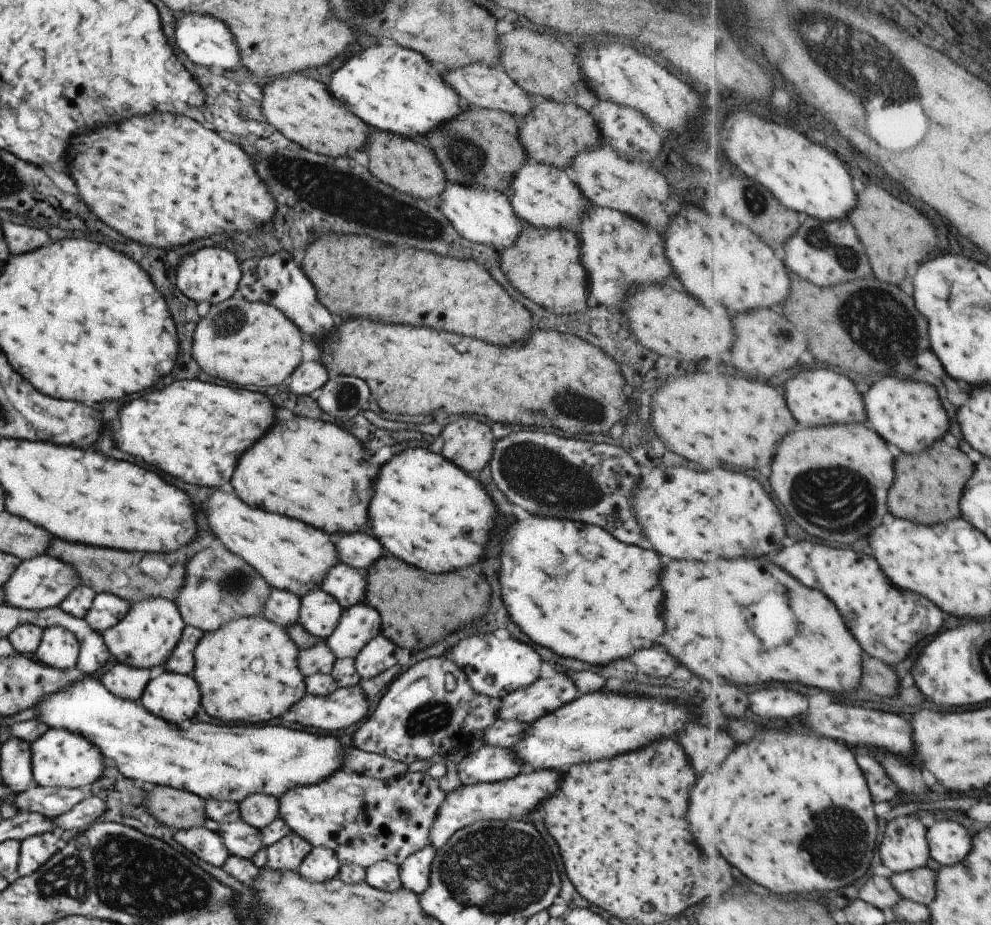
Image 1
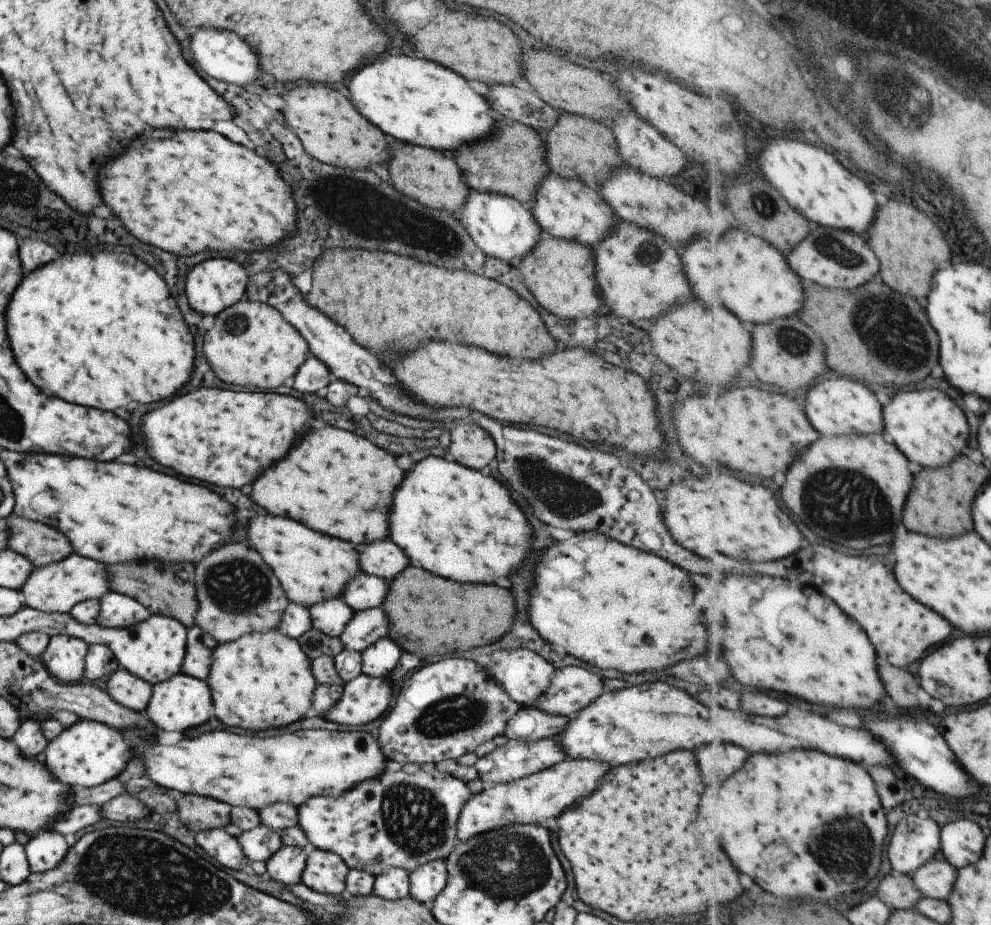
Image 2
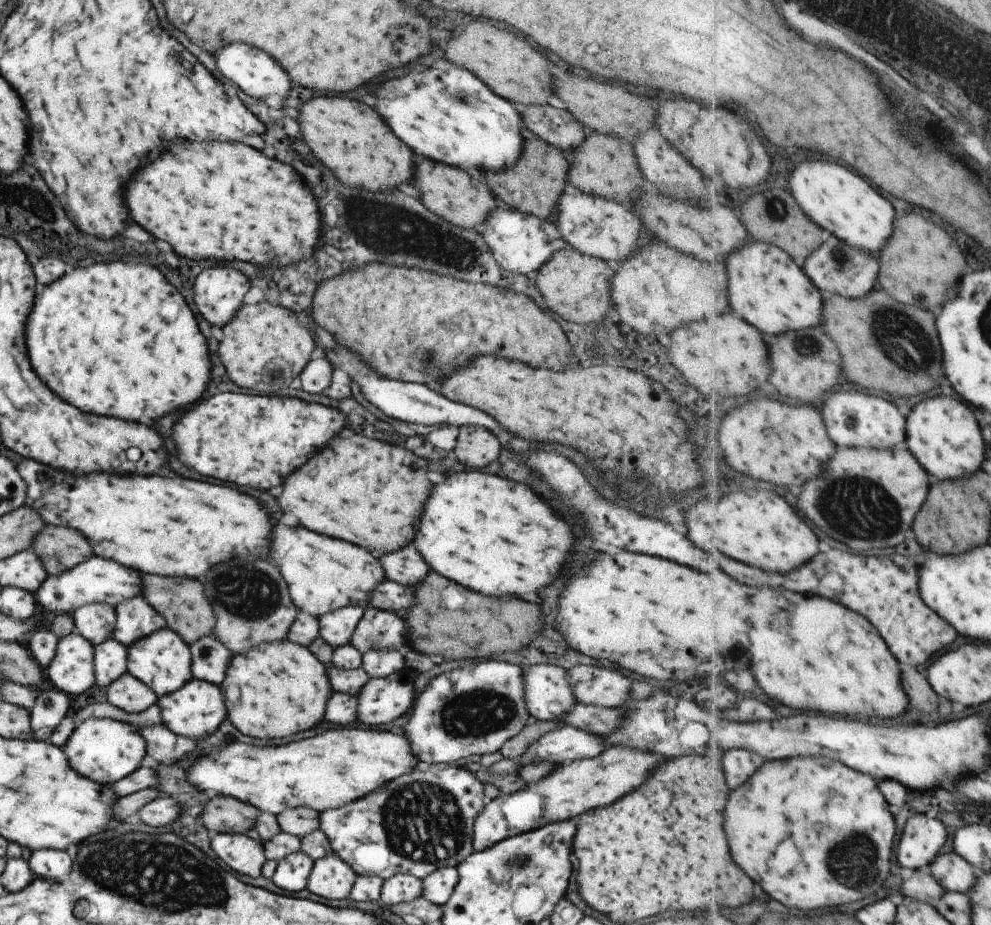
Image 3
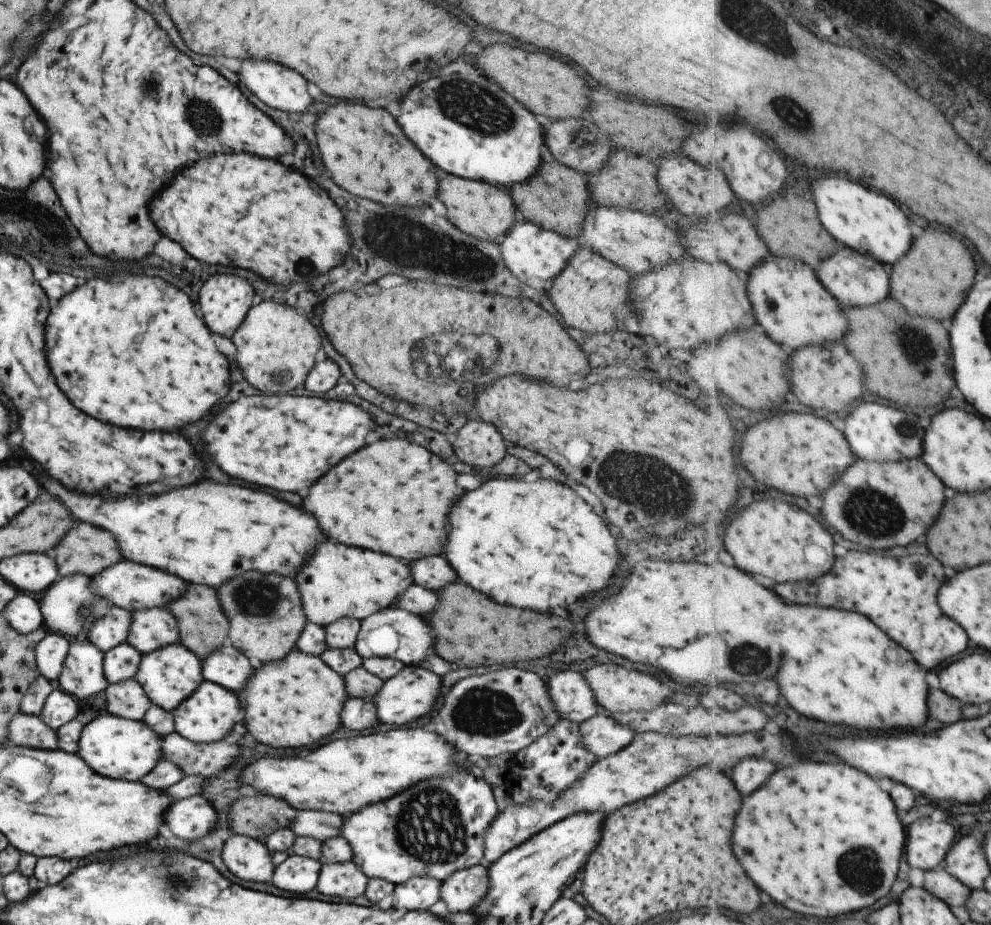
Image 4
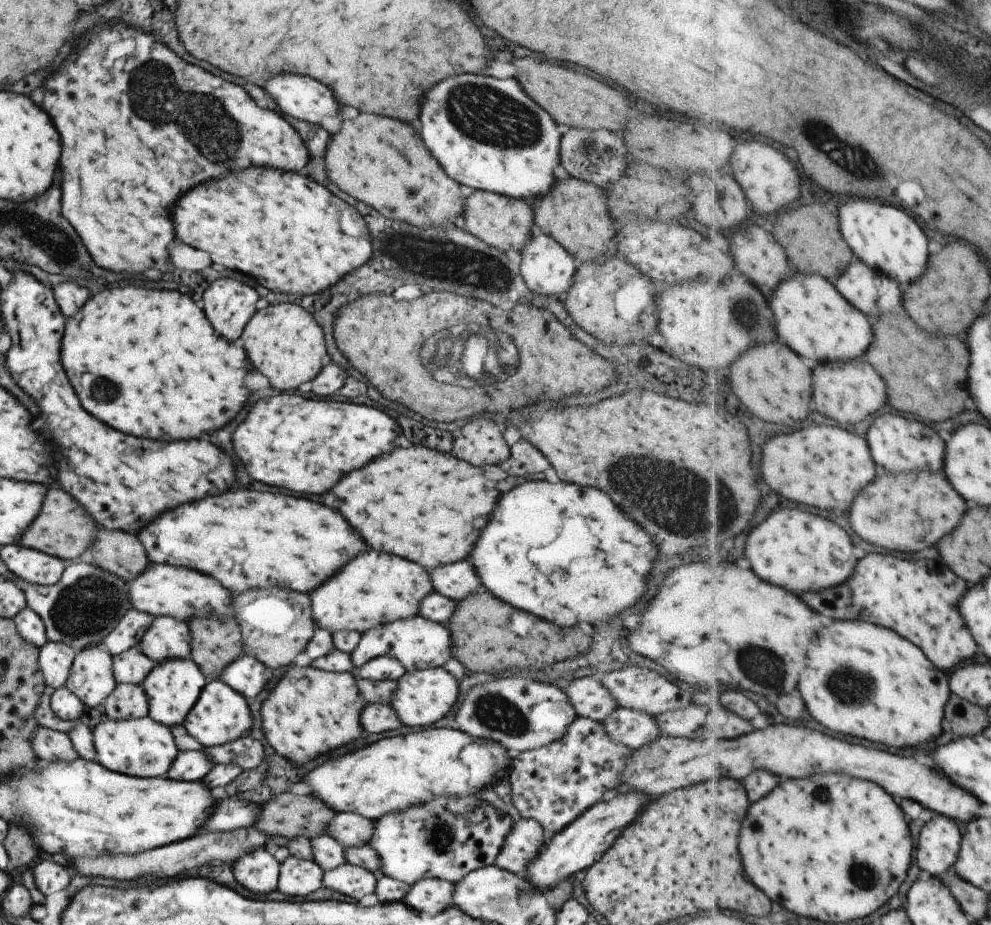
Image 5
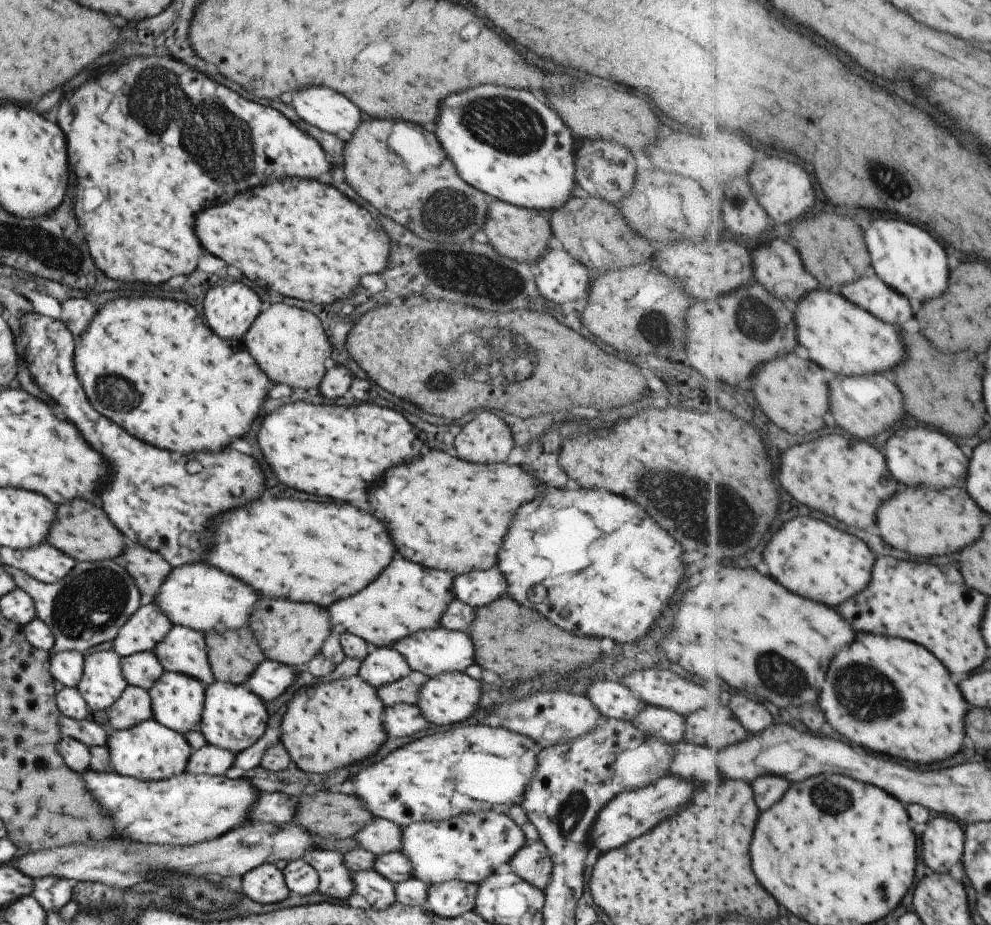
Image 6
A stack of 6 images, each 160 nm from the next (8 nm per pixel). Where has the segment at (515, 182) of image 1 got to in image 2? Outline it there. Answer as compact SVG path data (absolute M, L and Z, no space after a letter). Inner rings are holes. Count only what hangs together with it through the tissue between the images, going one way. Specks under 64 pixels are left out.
M551 172L539 182L529 208L534 221L545 235L556 239L575 240L577 244L587 246L595 246L609 230L609 226L616 226L618 221L596 188L585 186L578 180L557 177Z

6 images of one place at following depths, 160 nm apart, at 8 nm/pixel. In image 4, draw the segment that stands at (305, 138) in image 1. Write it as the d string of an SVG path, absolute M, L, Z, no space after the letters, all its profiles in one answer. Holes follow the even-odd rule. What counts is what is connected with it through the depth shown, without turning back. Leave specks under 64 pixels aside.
M339 102L335 106L329 106L321 120L317 122L317 146L321 152L321 160L331 174L331 180L343 188L345 192L357 196L357 198L367 198L371 202L379 202L383 206L428 206L427 202L431 198L436 198L438 192L438 180L440 172L427 160L425 156L401 134L401 128L397 122L381 108L371 110L361 104L349 104L349 102Z

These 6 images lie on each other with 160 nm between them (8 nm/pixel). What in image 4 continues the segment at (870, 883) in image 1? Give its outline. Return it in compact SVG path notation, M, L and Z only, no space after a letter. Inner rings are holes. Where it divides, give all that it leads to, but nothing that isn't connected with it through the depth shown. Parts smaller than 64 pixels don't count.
M937 868L933 872L926 871L923 887L953 908L965 907L973 892L963 881L952 875L947 868L945 870Z

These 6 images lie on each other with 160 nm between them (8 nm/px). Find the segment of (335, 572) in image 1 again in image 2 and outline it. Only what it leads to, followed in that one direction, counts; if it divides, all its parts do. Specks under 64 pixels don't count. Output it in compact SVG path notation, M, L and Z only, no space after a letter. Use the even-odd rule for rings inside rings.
M359 573L343 588L340 596L349 608L360 611L370 608L380 608L388 594L389 584L375 575Z

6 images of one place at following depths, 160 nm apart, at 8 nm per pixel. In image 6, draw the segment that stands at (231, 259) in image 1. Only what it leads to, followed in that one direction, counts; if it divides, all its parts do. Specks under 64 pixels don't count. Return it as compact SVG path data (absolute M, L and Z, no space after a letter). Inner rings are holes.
M229 282L214 286L203 298L205 324L219 338L239 338L245 334L260 313L261 301L253 291L241 282Z

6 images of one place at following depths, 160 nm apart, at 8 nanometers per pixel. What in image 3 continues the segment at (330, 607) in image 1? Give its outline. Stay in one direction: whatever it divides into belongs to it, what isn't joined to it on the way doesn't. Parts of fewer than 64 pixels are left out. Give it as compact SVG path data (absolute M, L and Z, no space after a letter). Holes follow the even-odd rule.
M343 606L318 618L318 636L331 648L347 645L364 609L361 606Z

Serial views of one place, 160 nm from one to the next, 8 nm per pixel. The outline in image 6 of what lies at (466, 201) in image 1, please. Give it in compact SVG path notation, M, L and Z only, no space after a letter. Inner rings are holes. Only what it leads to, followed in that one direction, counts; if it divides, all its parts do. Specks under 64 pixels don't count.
M547 250L536 265L540 274L534 281L543 298L558 305L588 298L588 269L565 250Z

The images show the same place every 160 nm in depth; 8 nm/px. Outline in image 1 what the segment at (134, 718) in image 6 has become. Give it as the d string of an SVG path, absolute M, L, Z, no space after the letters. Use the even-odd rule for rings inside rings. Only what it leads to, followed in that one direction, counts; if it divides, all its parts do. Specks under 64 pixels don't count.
M115 663L100 680L100 683L113 696L138 701L149 682L147 669L136 669L121 663Z

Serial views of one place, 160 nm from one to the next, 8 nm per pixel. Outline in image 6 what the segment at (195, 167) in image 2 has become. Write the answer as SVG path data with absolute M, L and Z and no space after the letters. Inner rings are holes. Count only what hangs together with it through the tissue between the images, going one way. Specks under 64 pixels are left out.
M299 178L267 180L265 186L237 194L223 206L203 210L195 216L195 234L209 254L217 256L227 266L241 270L241 274L257 286L313 304L331 304L351 296L359 286L361 276L381 272L387 266L389 250L385 232L365 208L357 208L355 202L347 200L331 186Z

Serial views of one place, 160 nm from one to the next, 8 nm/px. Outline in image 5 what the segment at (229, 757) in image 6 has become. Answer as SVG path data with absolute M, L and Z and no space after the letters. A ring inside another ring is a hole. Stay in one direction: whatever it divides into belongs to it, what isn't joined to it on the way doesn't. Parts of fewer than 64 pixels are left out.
M203 751L178 752L165 777L178 781L199 781L213 765Z

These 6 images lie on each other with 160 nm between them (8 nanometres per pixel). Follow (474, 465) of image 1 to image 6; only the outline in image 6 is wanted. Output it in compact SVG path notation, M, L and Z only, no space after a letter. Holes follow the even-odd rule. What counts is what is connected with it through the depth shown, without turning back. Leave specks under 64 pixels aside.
M481 411L455 435L455 454L469 462L505 463L514 440L509 427L489 411Z

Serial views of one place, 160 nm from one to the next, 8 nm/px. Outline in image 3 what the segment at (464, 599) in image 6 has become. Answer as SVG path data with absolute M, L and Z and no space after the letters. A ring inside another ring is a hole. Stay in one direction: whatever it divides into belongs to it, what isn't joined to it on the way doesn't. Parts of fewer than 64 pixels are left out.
M409 544L393 554L381 556L379 564L387 581L413 587L429 574L429 566L417 556L417 550Z

